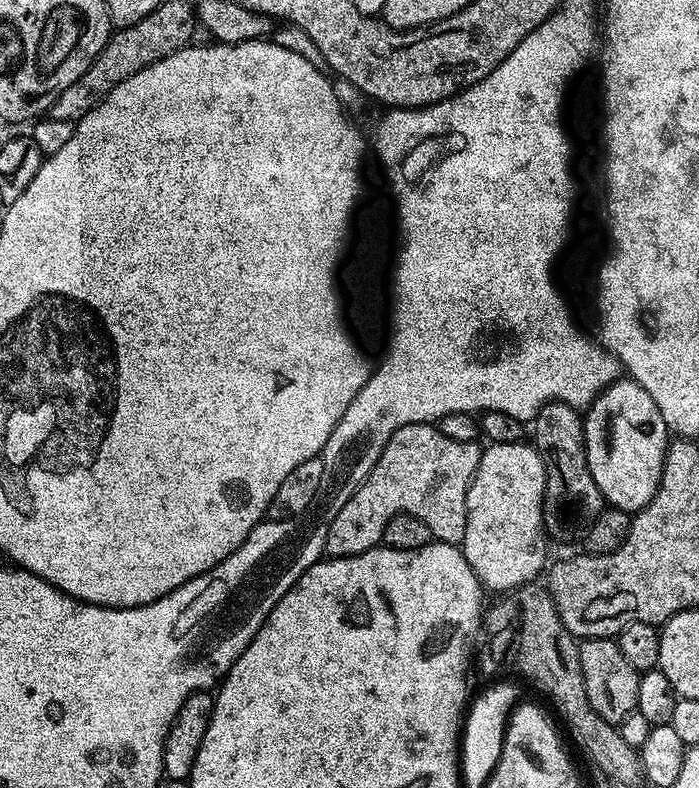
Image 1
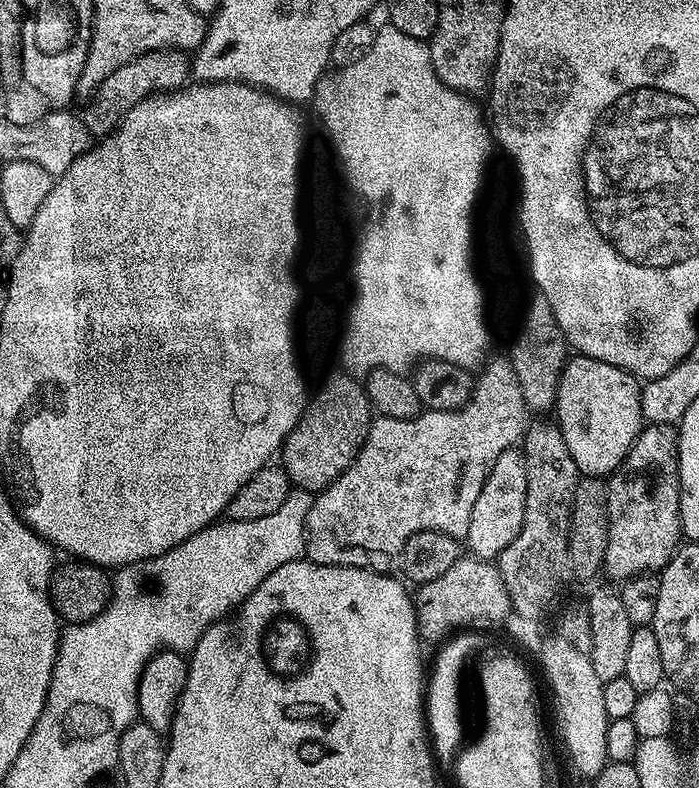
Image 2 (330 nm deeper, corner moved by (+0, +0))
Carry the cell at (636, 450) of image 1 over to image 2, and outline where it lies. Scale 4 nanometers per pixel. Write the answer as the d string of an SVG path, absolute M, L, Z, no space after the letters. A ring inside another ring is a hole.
M576 354L564 365L556 395L554 420L566 442L566 450L570 450L570 458L574 458L581 477L607 478L626 458L645 423L640 405L641 387L641 381L637 377L631 376L618 366L610 366L610 362L598 362L598 358Z

